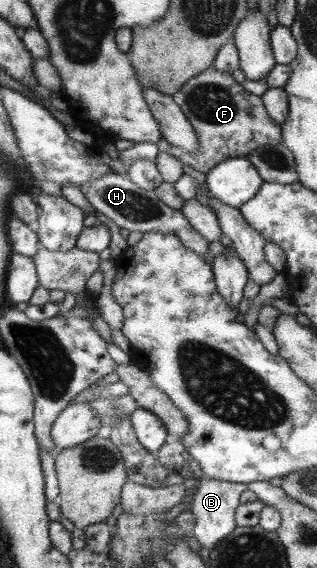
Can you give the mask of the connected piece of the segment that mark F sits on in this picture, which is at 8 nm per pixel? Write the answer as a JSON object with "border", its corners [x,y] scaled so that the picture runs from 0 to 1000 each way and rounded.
{"border":[[[672,116],[653,118],[615,130],[615,136],[590,139],[539,171],[621,239],[621,262],[609,269],[533,255],[527,269],[565,282],[571,290],[650,306],[694,283],[776,276],[817,255],[861,255],[886,248],[883,222],[855,213],[826,174],[779,162],[735,141],[722,127],[691,125]]]}

